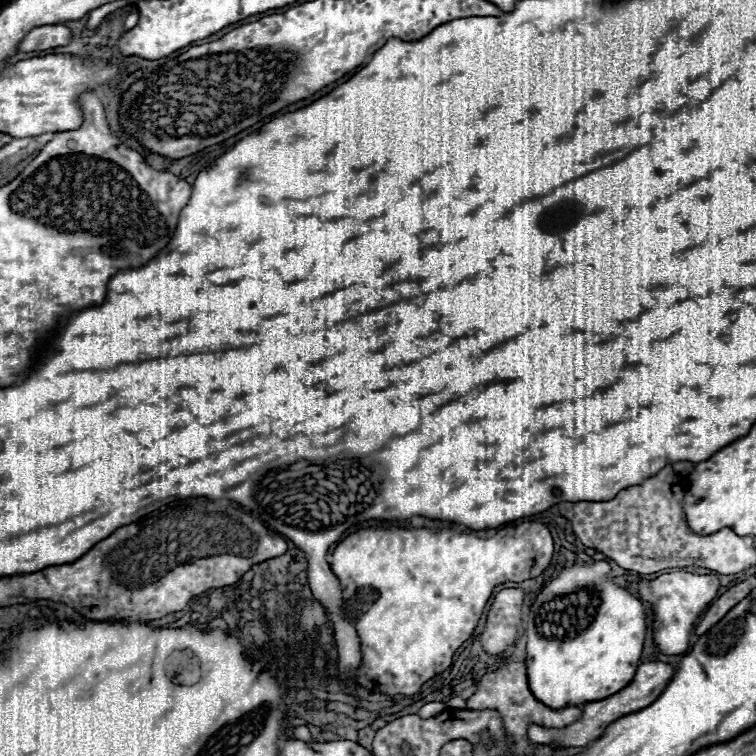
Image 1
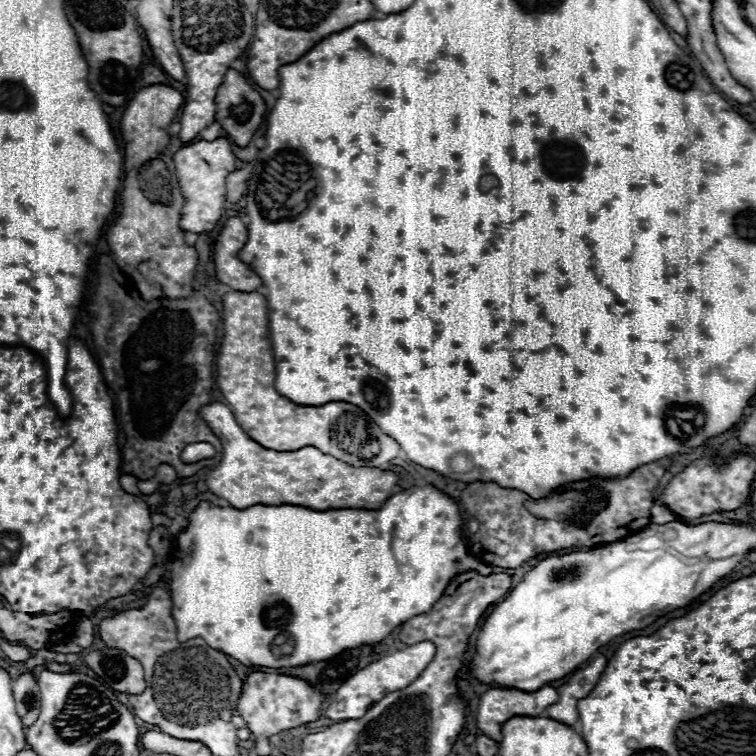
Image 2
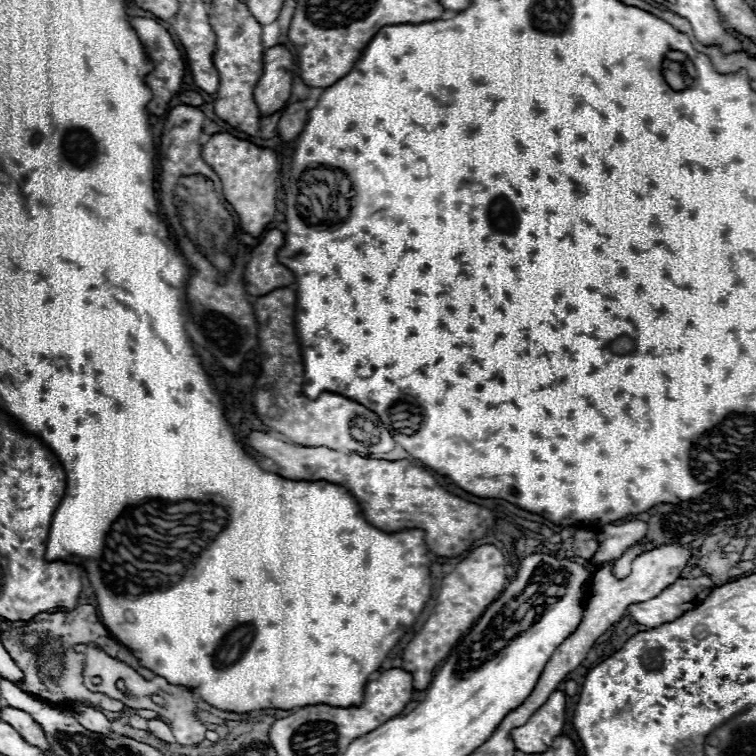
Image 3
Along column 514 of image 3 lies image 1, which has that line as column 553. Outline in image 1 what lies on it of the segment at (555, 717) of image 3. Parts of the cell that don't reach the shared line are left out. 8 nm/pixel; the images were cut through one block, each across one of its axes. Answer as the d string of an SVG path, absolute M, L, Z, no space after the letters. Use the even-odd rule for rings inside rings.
M644 662L644 664L638 666L634 680L624 690L620 690L620 692L616 692L616 694L612 694L604 700L586 702L580 720L576 720L576 722L572 722L570 726L564 726L564 728L544 728L544 726L538 726L538 724L530 724L528 726L528 738L530 738L532 744L538 744L538 746L552 746L552 744L564 746L564 748L586 746L592 740L596 740L606 730L606 726L612 724L614 720L650 706L662 694L662 690L668 686L672 676L674 676L674 666L664 664L664 662Z

